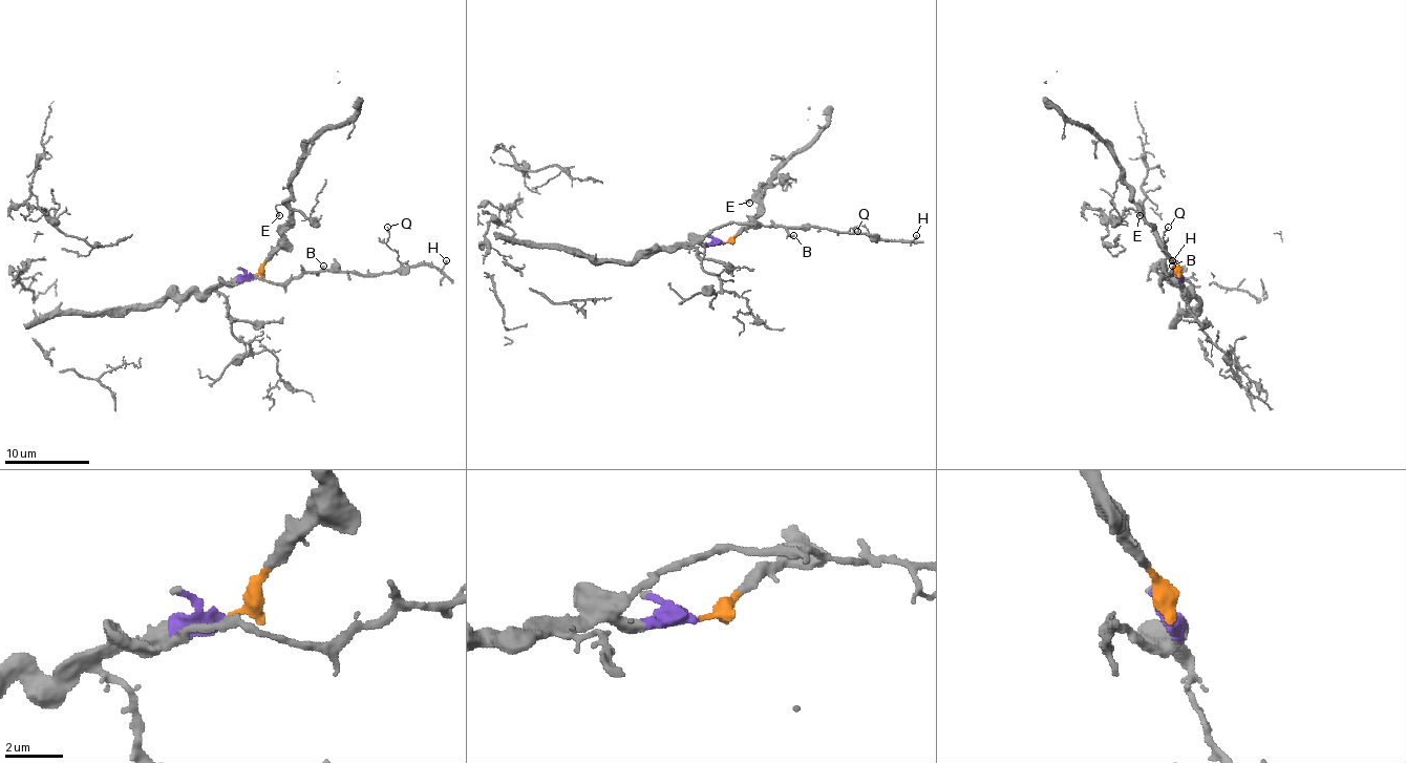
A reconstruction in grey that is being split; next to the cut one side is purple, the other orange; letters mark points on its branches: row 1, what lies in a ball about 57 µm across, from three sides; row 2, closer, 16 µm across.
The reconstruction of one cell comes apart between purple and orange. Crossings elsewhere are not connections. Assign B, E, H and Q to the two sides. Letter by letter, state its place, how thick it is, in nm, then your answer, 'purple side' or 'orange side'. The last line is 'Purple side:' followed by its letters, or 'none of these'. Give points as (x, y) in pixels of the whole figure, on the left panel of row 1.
B: at (323, 266); 100 nm thick; purple side
E: at (279, 215); 110 nm thick; orange side
H: at (446, 260); 110 nm thick; purple side
Q: at (387, 227); 100 nm thick; purple side
Purple side: B, H, Q

